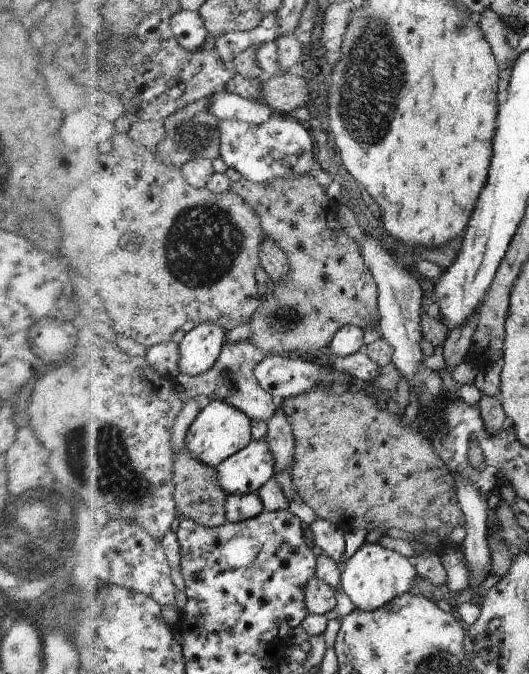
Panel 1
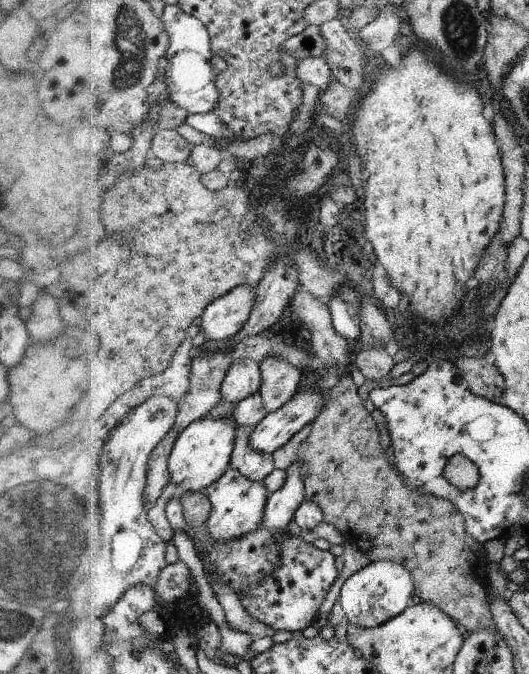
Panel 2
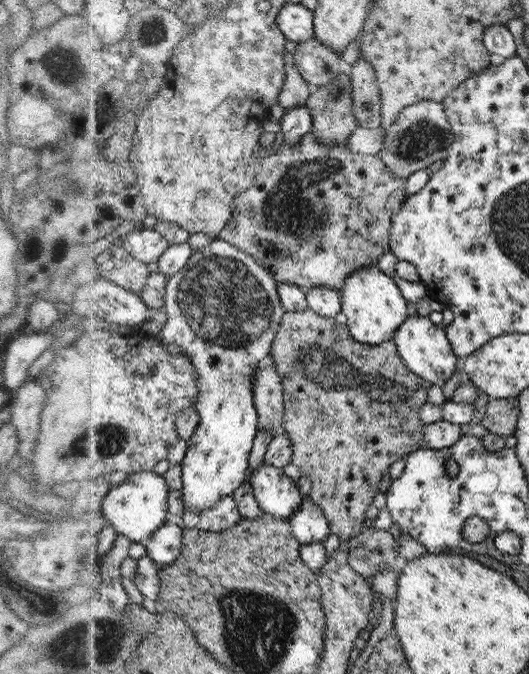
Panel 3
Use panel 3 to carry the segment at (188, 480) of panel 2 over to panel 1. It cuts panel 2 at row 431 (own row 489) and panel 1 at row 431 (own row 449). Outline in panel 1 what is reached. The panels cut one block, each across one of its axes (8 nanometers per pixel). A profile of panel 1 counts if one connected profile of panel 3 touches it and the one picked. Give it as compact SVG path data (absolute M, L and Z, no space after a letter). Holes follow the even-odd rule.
M208 401L190 429L187 447L198 455L198 460L217 468L252 444L255 440L253 428L253 418L241 408L230 404L229 401Z

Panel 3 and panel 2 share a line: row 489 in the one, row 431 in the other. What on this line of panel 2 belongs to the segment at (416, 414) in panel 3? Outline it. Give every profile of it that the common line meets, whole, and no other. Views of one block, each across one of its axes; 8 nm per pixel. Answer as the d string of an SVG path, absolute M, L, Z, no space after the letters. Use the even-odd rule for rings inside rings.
M342 374L334 386L325 411L312 424L310 436L299 448L299 459L304 462L306 472L307 500L316 500L324 509L324 516L330 524L334 524L344 537L343 545L360 549L371 562L381 560L398 561L413 573L413 594L415 600L438 605L454 620L458 621L469 633L476 630L491 630L494 628L494 618L488 608L486 587L472 584L474 576L480 574L486 564L484 548L470 548L470 540L466 540L465 517L458 513L455 504L443 498L430 494L420 494L408 488L406 480L398 474L395 464L390 464L386 451L380 444L380 433L371 412L364 407L365 401L358 395L358 389L350 374Z

